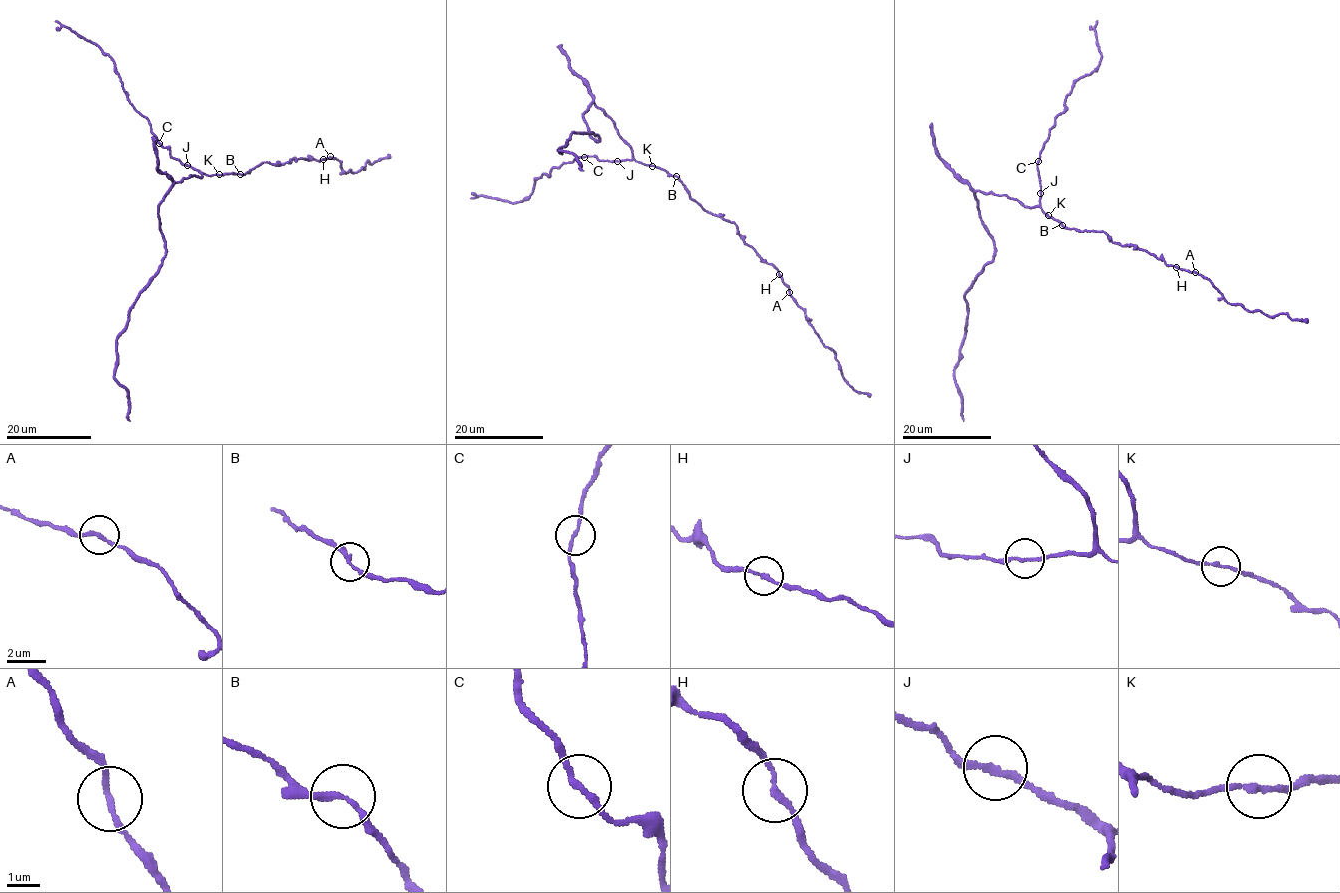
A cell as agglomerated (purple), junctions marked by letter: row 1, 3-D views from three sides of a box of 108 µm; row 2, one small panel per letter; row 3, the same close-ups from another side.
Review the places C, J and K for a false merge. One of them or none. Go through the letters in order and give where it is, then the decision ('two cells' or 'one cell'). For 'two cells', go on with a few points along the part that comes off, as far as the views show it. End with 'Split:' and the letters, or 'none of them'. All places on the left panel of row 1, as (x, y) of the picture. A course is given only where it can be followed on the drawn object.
C: place (159, 143); one cell
J: place (187, 165); one cell
K: place (219, 174); one cell
Split: none of them

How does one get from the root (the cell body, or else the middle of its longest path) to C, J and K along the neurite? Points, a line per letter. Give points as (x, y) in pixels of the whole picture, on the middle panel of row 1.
C: (634, 158), (610, 161), (584, 157)
J: (634, 158), (616, 160)
K: (634, 158), (652, 166)

